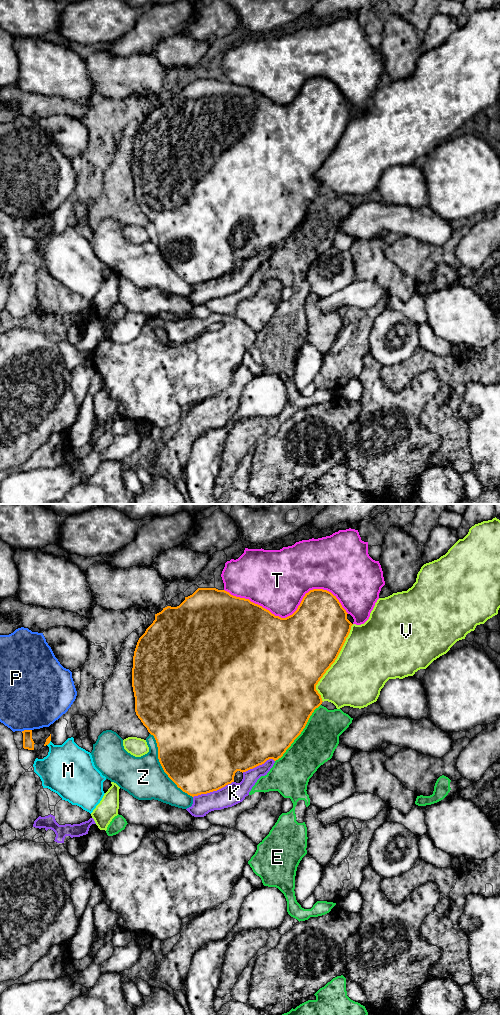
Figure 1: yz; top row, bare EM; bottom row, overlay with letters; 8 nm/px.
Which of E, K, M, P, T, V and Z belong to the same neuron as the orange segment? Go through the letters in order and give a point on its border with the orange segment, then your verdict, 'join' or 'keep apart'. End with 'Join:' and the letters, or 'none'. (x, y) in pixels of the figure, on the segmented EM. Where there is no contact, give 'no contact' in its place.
E: yz (300, 733) | keep apart
K: yz (213, 790) | keep apart
M: yz (49, 742) | keep apart
P: yz (26, 730) | keep apart
T: yz (292, 614) | keep apart
V: yz (333, 662) | keep apart
Z: yz (162, 767) | keep apart
Join: none

